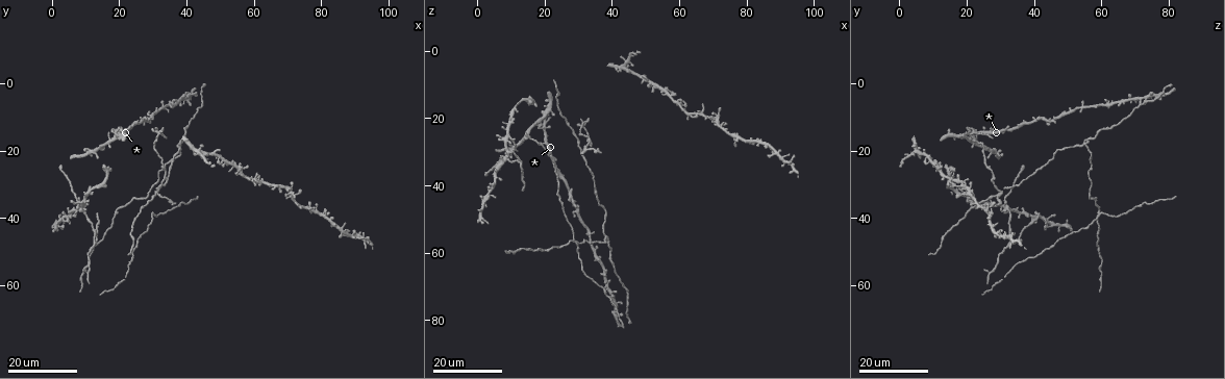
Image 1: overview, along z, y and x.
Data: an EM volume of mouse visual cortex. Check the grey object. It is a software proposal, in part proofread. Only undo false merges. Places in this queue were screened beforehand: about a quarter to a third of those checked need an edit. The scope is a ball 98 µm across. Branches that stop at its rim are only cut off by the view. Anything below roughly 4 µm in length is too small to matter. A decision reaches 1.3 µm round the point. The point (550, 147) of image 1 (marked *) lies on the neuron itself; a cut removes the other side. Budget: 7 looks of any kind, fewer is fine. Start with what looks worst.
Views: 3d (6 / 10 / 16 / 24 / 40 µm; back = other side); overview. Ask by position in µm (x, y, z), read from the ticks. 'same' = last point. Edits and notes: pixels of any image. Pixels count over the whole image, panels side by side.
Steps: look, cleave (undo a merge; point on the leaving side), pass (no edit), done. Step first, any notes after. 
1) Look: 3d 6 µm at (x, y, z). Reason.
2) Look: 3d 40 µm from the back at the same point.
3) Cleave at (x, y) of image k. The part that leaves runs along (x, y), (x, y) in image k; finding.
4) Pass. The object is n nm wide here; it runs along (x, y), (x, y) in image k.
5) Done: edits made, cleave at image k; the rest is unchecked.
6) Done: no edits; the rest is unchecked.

Look: 3d 16 µm at (31.0, 32.5, 30.5). Three arms meet.

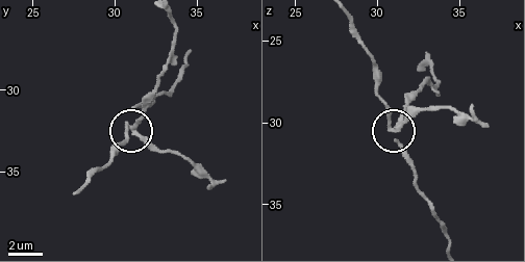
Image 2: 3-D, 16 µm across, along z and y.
Look: 3d 6 µm at (31.2, 32.4, 30.4). Closer look.

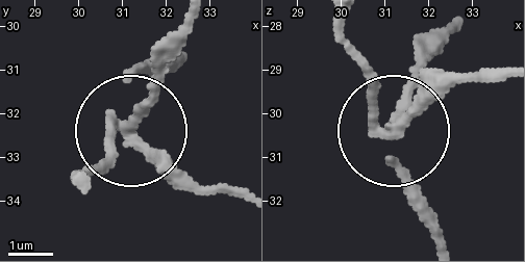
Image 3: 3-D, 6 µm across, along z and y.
Cleave at (425, 108) of image 3. The side arm is 34 µm long; the part that leaves runs along (381, 130), (449, 29) in image 3; two neurons meet here.

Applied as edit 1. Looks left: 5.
Look: overview.

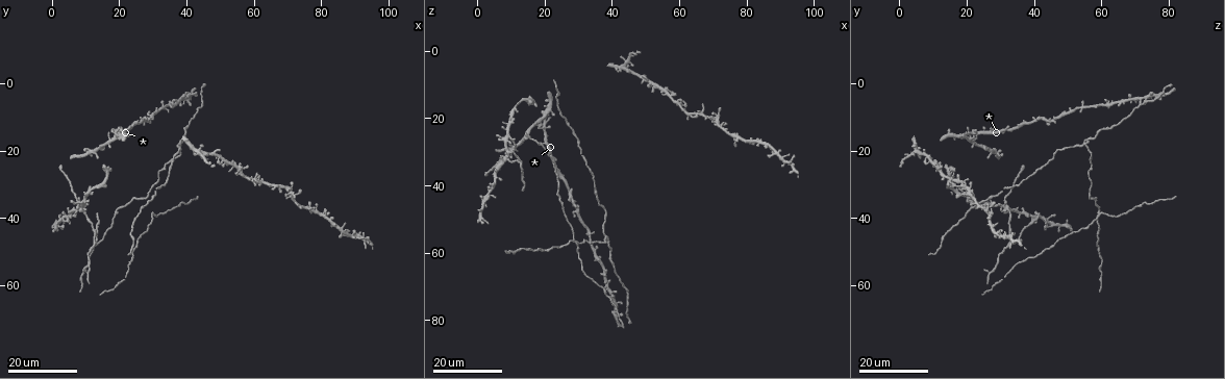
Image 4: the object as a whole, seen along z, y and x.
Look: 3d 24 µm at (44.0, 2.5, 77.0). Small branch off a trunk.

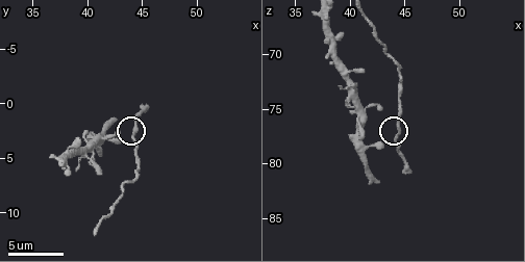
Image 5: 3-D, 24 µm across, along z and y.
Look: 3d 6 µm at (44.2, 3.0, 78.0).

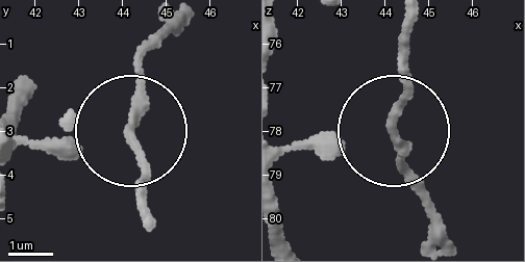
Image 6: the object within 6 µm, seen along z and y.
Pass. 3 arms meet here; it runs along (279, 146), (392, 130), (410, 186) in image 6; one neuron here.

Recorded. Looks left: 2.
Look: 3d 16 µm at (38.5, 18.5, 55.0). Three arms meet.

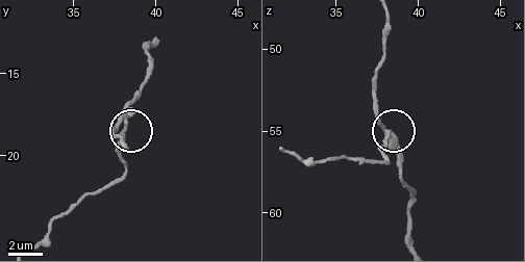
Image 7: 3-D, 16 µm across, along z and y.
Look: 3d 10 µm at (38.0, 17.9, 55.1).

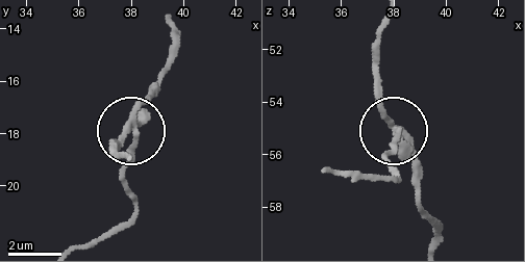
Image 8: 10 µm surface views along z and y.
Cleave at (392, 145) of image 8. 3 arms meet here; the part that leaves runs along (394, 129), (386, 154), (394, 176), (326, 169) in image 8; two neurons meet here.

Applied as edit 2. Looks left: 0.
Done: edits made, cleave at image 3, cleave at image 8; the rest is unchecked.

